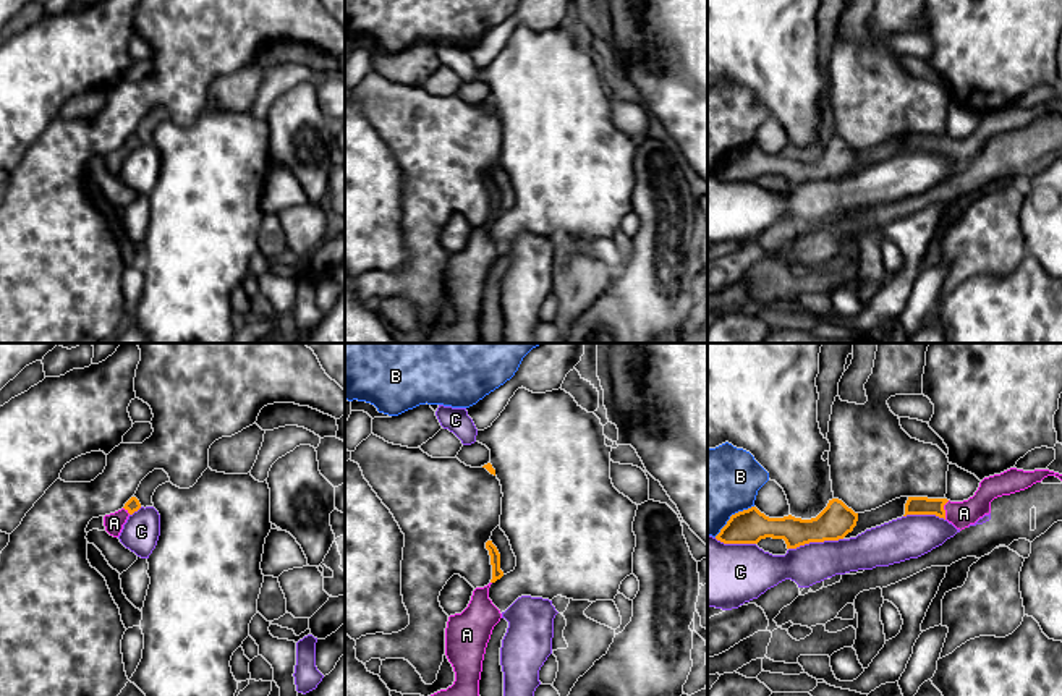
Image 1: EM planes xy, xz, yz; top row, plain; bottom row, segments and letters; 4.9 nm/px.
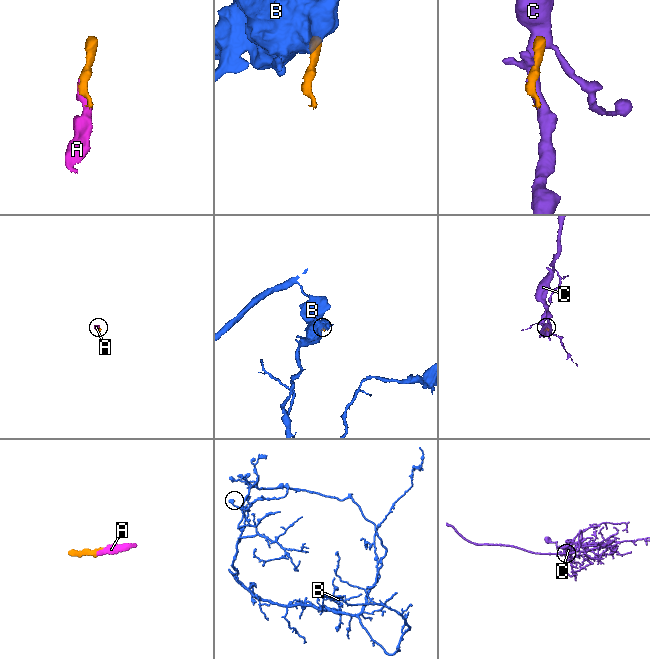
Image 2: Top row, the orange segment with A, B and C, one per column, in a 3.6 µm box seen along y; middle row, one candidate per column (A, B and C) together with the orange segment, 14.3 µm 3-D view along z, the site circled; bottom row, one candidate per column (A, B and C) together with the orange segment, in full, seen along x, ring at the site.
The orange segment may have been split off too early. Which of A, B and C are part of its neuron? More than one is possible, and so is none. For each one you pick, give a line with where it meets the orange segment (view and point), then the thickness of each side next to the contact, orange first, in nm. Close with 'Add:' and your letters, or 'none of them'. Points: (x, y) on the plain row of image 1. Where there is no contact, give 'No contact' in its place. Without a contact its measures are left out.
A: Touches orange at yz (944, 148). Thickness 100 nm (orange) against 130 nm
Add: A

